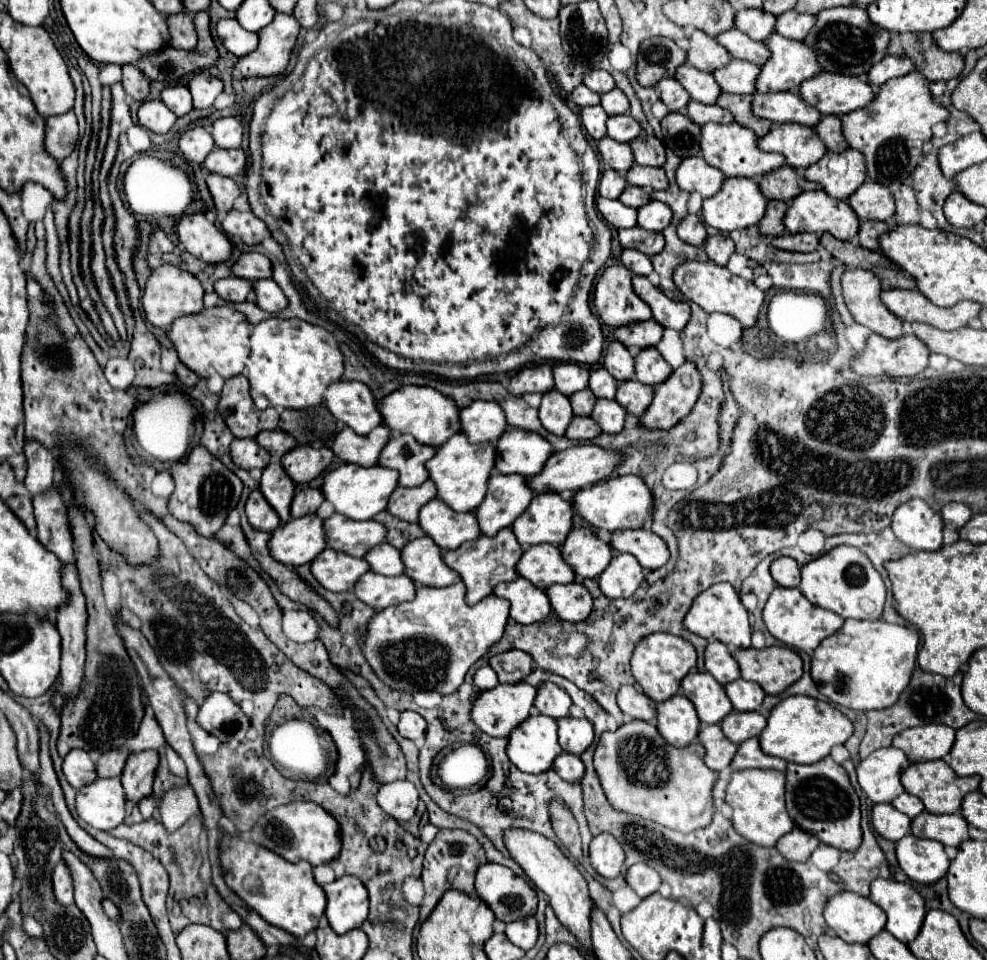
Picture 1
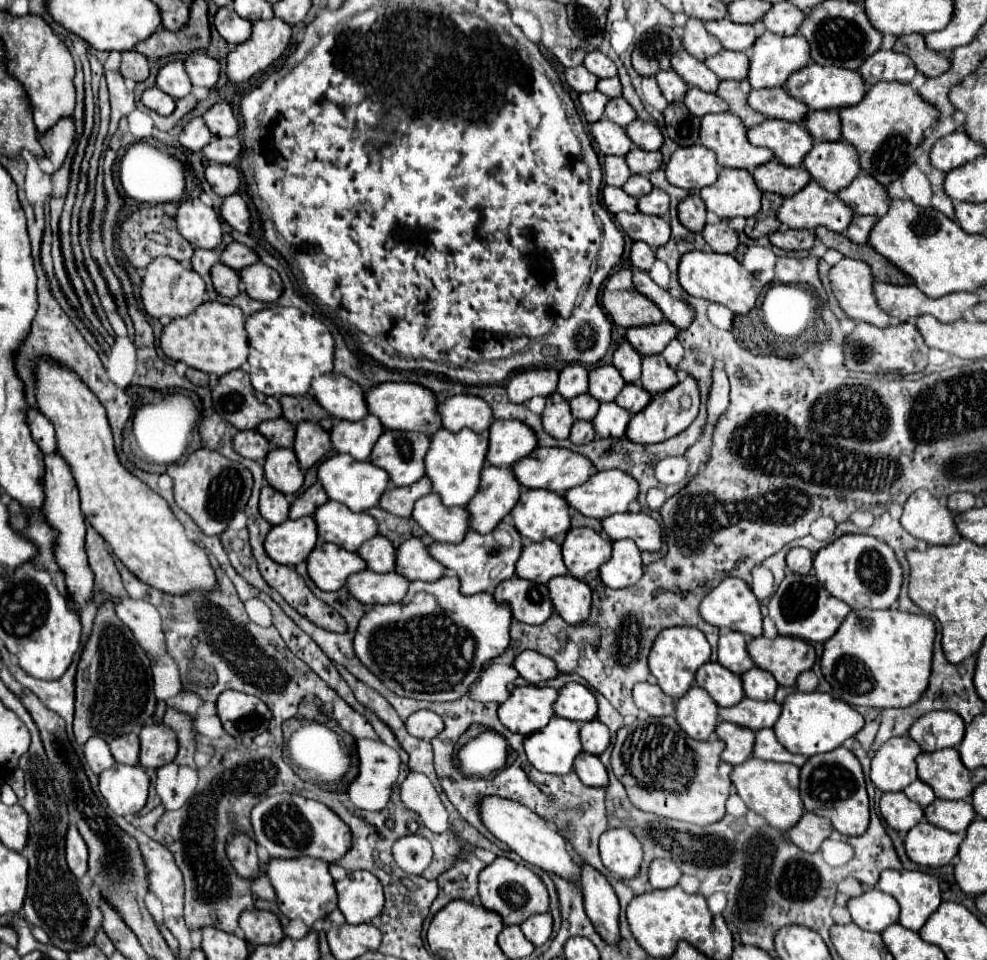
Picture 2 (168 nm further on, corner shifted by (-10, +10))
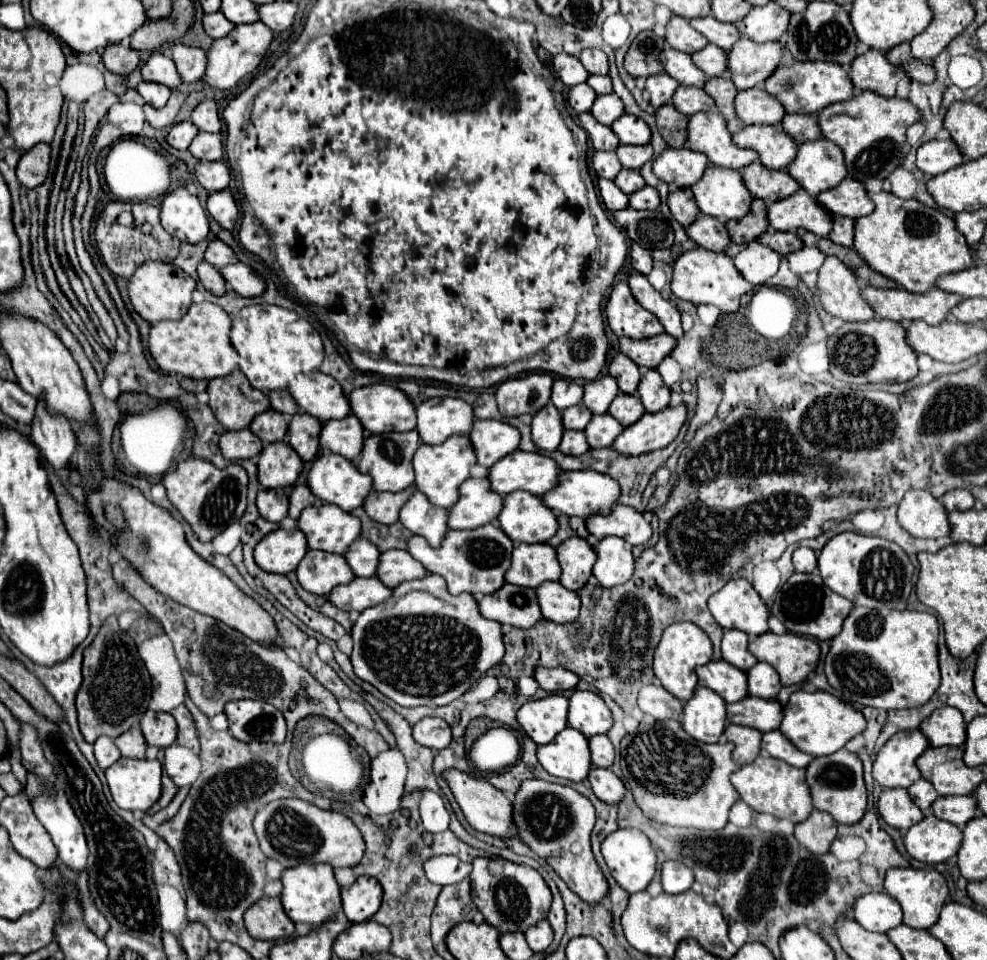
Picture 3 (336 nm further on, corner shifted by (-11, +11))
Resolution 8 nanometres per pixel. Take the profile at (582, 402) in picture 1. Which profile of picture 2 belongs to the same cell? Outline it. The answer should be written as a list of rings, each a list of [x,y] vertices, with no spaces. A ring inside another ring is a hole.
[[[582,393],[570,401],[570,409],[572,409],[574,419],[590,421],[596,417],[598,407],[600,407],[600,403],[594,397],[590,397],[590,393]]]

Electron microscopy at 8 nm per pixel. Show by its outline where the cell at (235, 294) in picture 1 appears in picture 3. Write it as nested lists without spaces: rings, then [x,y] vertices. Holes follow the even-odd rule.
[[[201,262],[199,266],[197,266],[197,274],[199,274],[199,280],[201,280],[201,284],[203,284],[203,288],[207,290],[207,292],[211,292],[211,294],[215,294],[215,296],[223,296],[225,294],[225,280],[223,280],[223,276],[219,274],[219,270],[217,268],[211,268],[211,264],[207,264],[207,262]]]

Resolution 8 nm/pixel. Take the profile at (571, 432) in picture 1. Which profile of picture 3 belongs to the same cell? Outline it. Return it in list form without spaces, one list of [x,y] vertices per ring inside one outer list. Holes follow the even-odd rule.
[[[565,432],[565,434],[563,434],[563,440],[561,440],[561,444],[559,444],[559,450],[561,450],[563,454],[569,454],[569,456],[573,456],[573,454],[581,456],[581,454],[587,452],[589,448],[587,448],[587,440],[585,440],[583,432]]]

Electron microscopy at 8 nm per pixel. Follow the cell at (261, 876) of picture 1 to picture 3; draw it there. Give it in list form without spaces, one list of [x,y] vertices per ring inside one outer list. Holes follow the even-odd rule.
[[[299,864],[299,868],[289,868],[283,872],[283,892],[281,902],[287,912],[287,916],[297,922],[311,922],[311,924],[323,924],[331,916],[335,916],[341,910],[341,894],[339,884],[335,882],[333,868],[327,864]]]

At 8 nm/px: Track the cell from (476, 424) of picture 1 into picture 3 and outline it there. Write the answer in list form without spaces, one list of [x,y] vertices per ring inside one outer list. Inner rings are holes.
[[[431,398],[417,406],[417,426],[423,444],[441,444],[453,434],[467,434],[473,424],[471,406],[459,398]]]

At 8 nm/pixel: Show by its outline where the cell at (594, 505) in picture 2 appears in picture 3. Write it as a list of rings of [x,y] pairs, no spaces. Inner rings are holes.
[[[591,470],[561,472],[555,488],[551,488],[549,492],[545,492],[541,496],[543,504],[547,508],[551,508],[553,512],[561,512],[567,516],[579,516],[579,518],[587,518],[587,516],[599,514],[599,512],[609,512],[611,506],[617,502],[617,498],[619,498],[619,484],[615,484],[615,480],[611,480],[609,476],[591,472]]]

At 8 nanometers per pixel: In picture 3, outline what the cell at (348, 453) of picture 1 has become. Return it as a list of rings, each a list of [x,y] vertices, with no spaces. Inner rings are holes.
[[[349,414],[343,420],[325,422],[325,426],[319,434],[321,448],[331,450],[333,454],[341,454],[349,462],[355,462],[359,458],[363,440],[365,440],[365,432],[353,414]]]

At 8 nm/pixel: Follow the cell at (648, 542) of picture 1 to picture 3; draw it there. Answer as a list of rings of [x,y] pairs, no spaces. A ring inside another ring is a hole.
[[[615,504],[609,514],[587,516],[585,526],[587,526],[589,534],[593,534],[595,538],[619,536],[631,546],[645,544],[651,538],[651,526],[643,518],[643,514],[637,512],[635,508],[623,506],[623,504]]]

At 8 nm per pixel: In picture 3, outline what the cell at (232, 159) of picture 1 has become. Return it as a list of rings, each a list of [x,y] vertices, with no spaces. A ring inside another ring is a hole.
[[[199,132],[191,146],[189,152],[197,158],[197,160],[218,161],[223,158],[223,142],[221,142],[221,134],[207,134],[207,132]]]

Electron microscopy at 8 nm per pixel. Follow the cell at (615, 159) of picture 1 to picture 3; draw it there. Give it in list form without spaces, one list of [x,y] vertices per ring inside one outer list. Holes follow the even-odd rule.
[[[589,112],[579,114],[579,124],[587,132],[595,150],[615,150],[619,146],[619,140],[613,136],[613,132],[607,126],[599,124]]]

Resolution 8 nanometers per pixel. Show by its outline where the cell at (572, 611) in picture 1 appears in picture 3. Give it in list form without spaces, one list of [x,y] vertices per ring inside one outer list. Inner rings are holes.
[[[543,582],[535,590],[541,614],[549,622],[565,624],[579,616],[579,596],[563,588],[559,582]]]

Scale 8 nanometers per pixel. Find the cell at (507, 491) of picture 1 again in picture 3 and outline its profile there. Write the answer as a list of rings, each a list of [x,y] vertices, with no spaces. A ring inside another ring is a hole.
[[[467,478],[459,486],[459,500],[449,510],[447,526],[455,530],[477,528],[497,518],[503,498],[489,490],[487,478]]]

